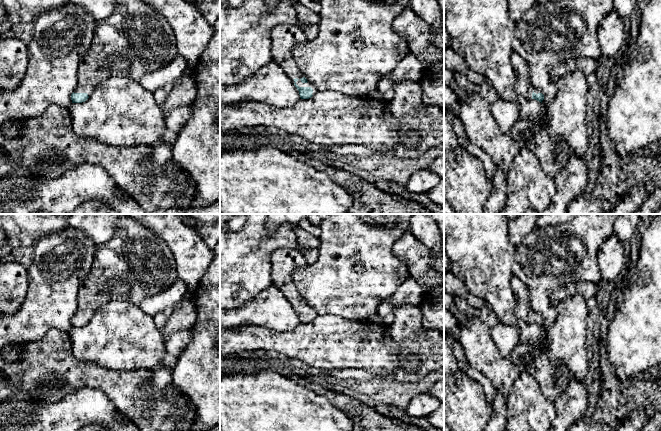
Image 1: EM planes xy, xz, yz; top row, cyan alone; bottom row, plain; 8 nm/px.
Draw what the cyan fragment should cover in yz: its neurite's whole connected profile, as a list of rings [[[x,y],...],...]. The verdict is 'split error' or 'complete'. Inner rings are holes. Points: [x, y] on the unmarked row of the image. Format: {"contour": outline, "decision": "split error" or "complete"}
{"contour": [[[516,276],[512,277],[511,285],[517,300],[515,307],[516,317],[527,323],[535,323],[542,327],[544,319],[532,310],[528,300],[528,288]]], "decision": "split error"}

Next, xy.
{"contour": [[[122,214],[116,223],[115,235],[107,247],[96,250],[92,268],[80,284],[77,311],[71,318],[72,327],[85,326],[96,310],[109,299],[102,293],[109,282],[120,280],[129,283],[131,301],[140,305],[144,299],[170,288],[177,279],[175,259],[167,244],[140,222]]], "decision": "split error"}

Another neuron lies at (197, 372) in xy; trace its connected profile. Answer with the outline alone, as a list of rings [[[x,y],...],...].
[[[220,241],[216,244],[214,258],[193,293],[197,308],[194,335],[178,357],[172,370],[173,385],[180,387],[195,407],[194,431],[205,431],[220,424]]]

